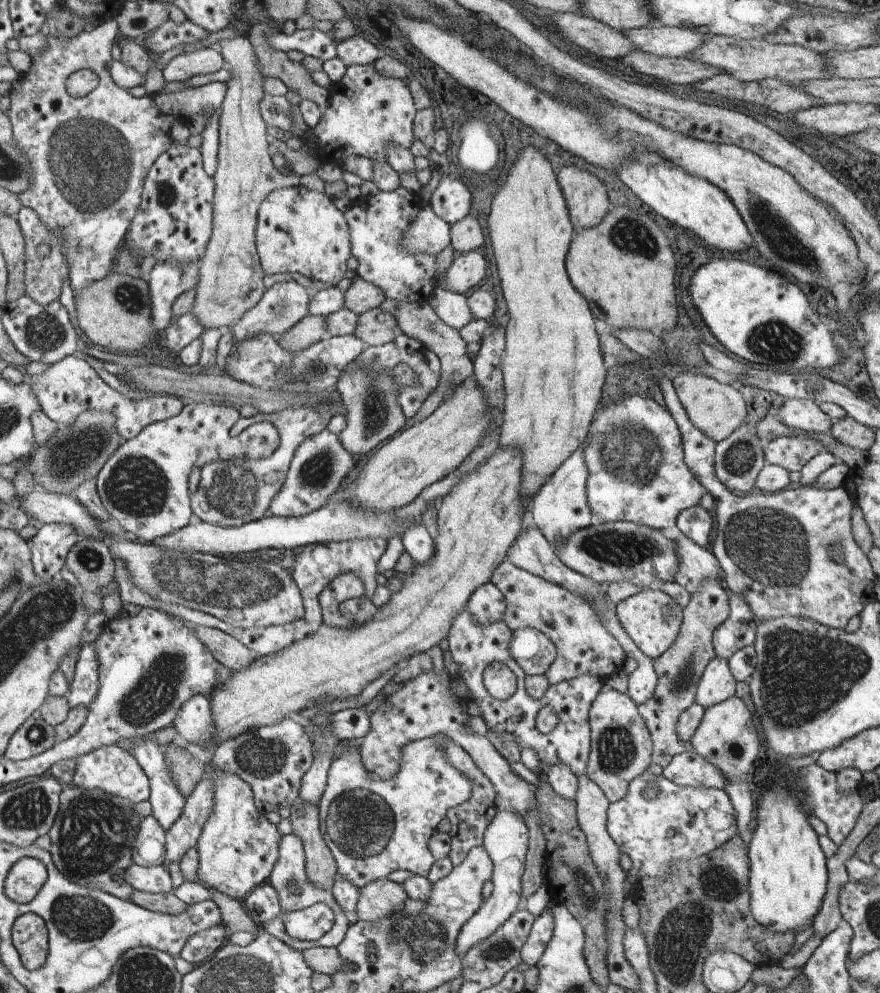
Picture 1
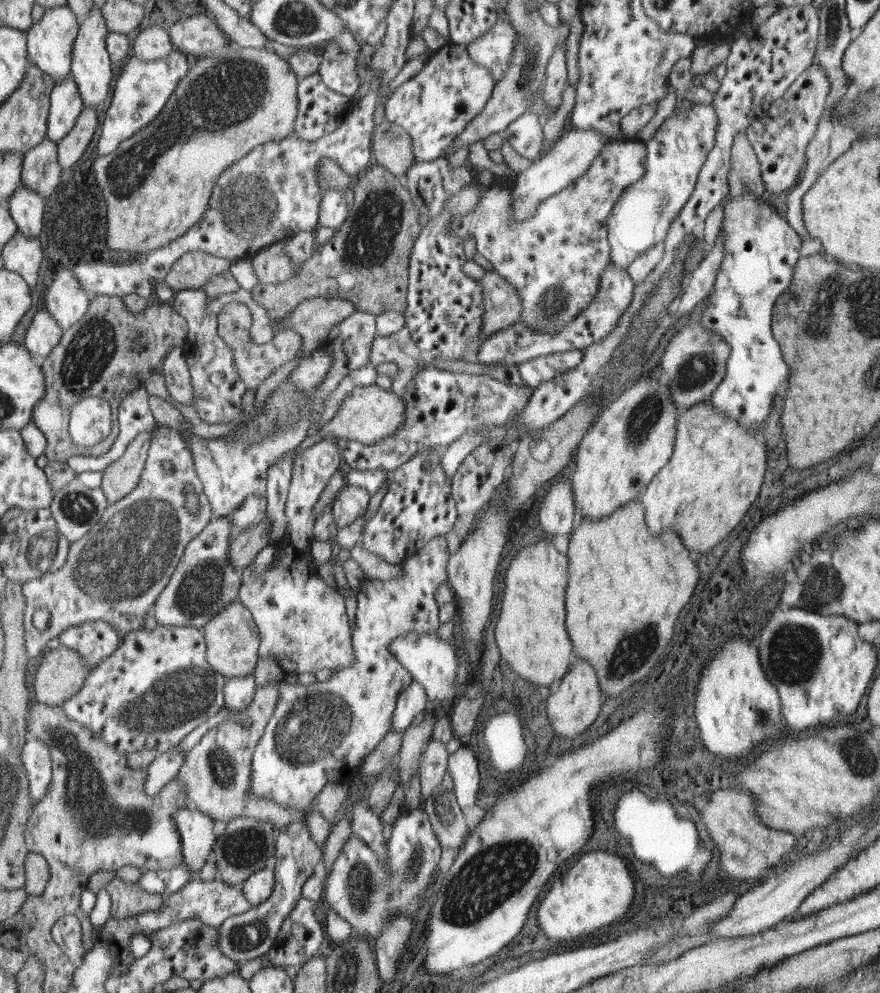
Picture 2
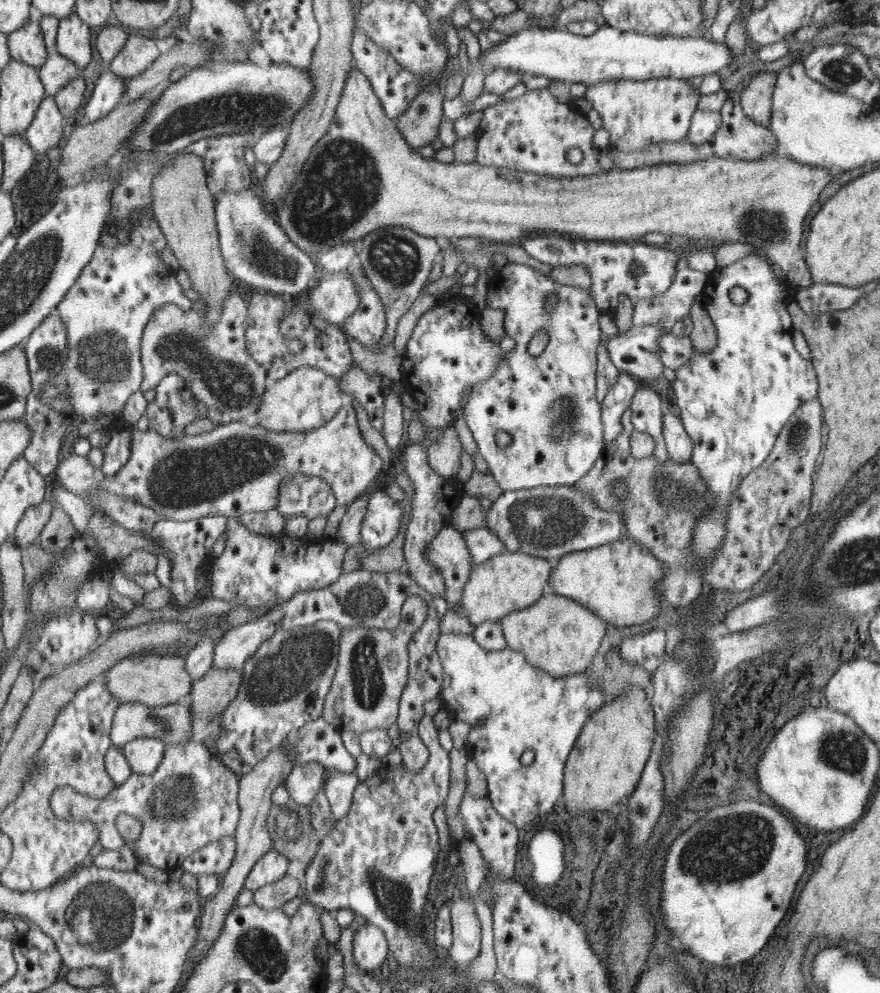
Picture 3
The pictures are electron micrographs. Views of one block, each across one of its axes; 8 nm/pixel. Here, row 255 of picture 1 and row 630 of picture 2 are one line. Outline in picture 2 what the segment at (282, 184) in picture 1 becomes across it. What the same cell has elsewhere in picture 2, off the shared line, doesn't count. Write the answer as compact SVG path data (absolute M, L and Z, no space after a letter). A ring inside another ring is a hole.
M236 598L210 622L203 626L206 661L226 678L252 675L259 658L259 627L251 611Z

